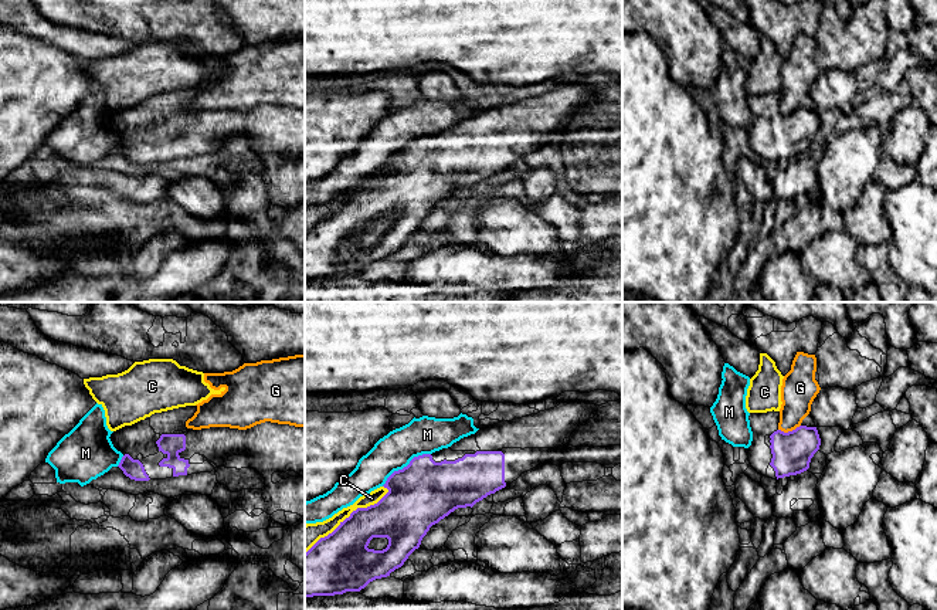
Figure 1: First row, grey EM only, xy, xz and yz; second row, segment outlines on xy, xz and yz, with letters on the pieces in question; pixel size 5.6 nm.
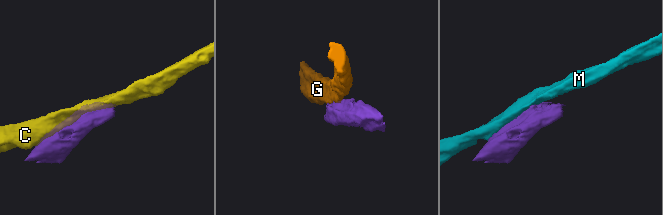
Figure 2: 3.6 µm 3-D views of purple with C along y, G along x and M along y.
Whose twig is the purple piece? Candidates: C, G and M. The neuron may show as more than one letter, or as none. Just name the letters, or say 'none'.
none

